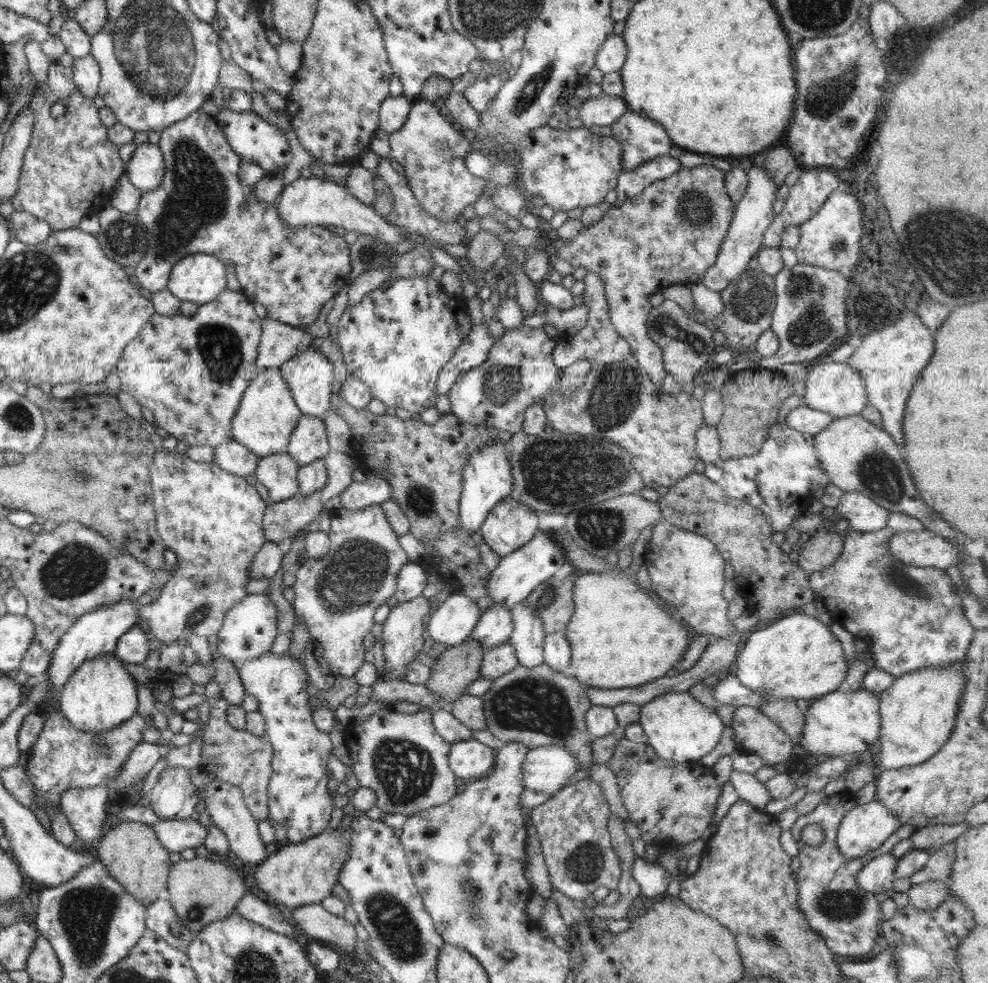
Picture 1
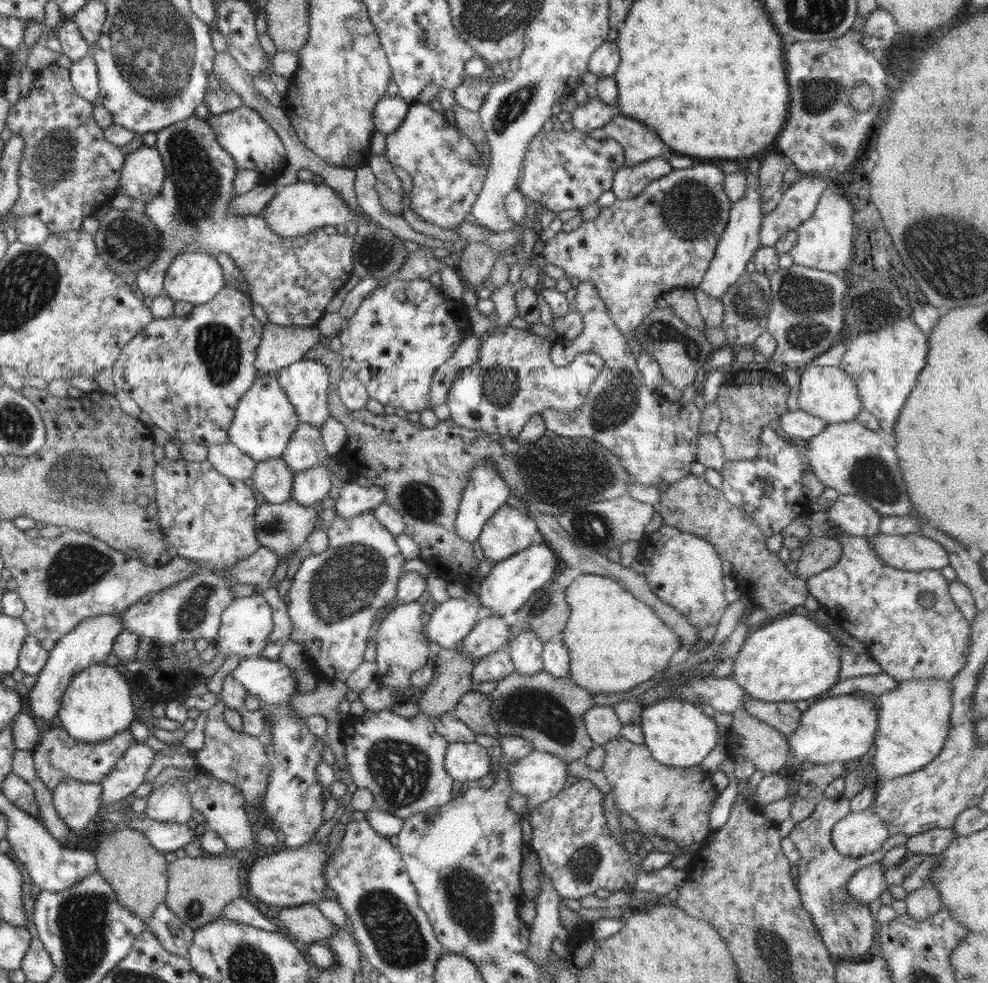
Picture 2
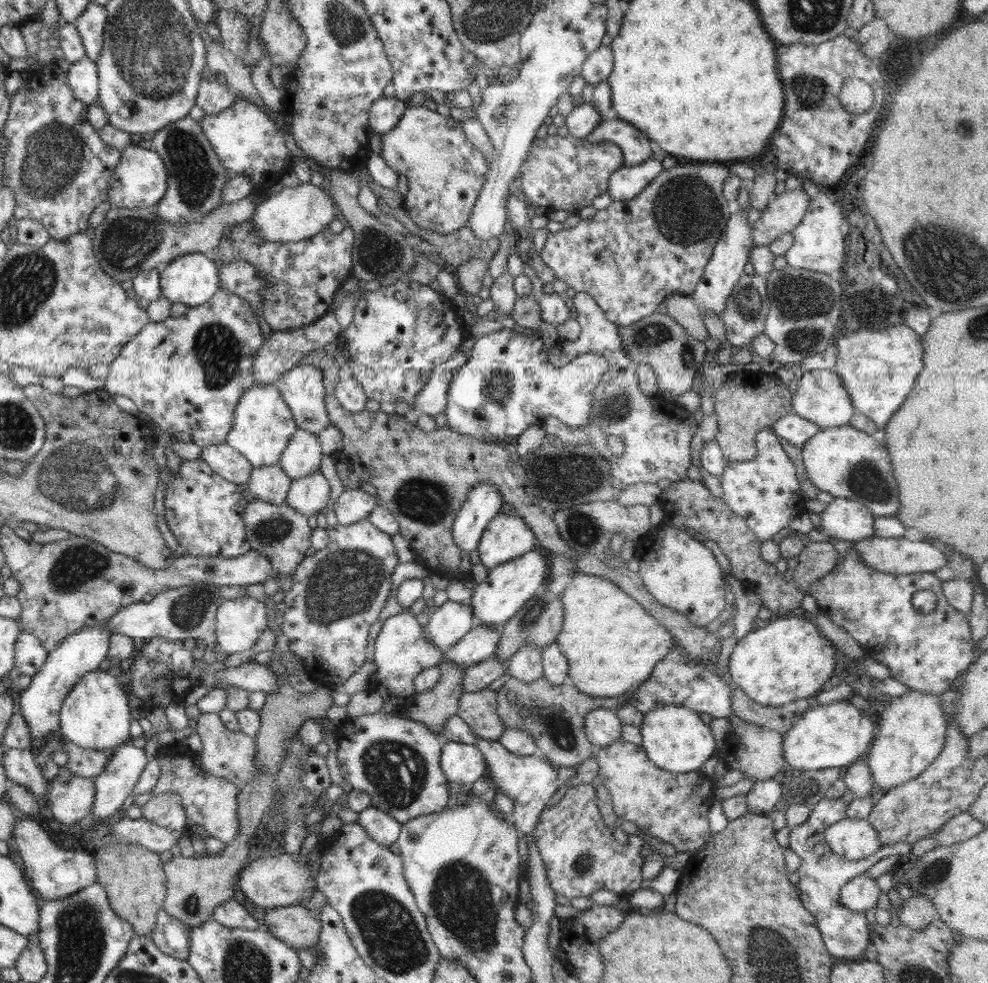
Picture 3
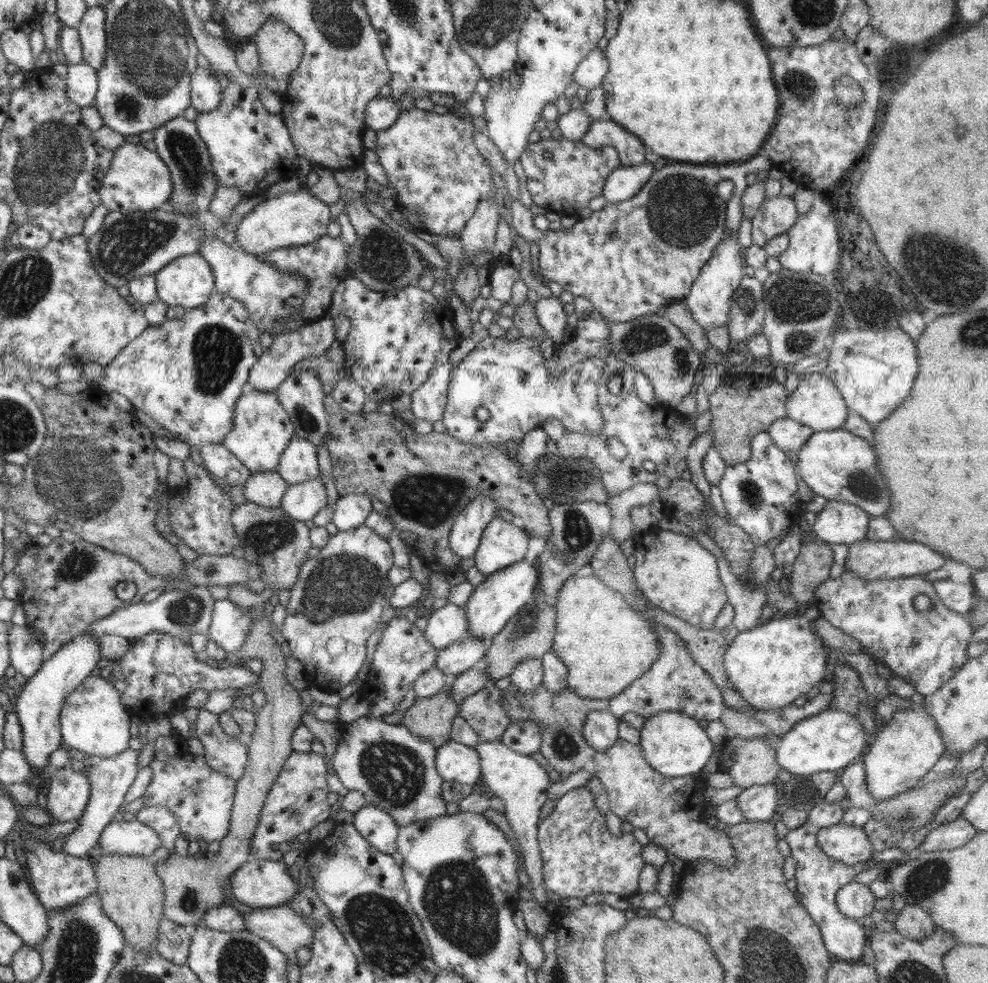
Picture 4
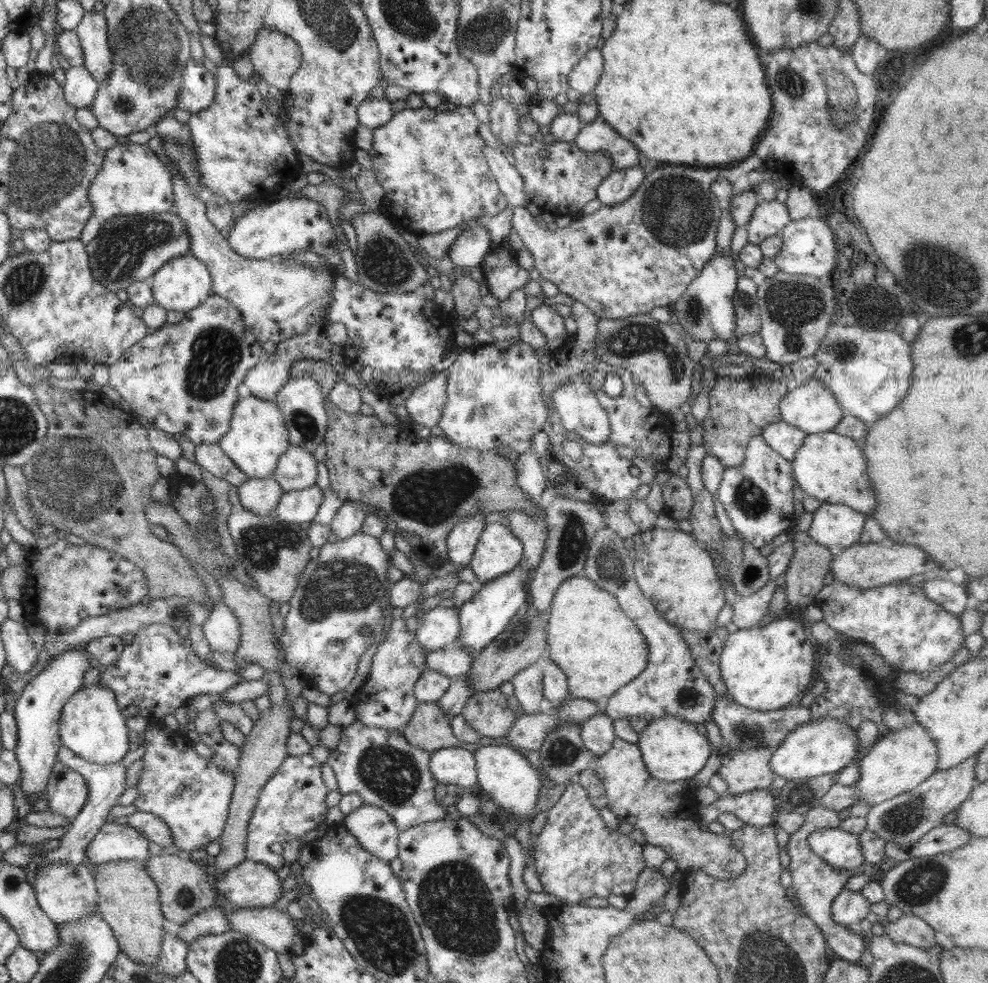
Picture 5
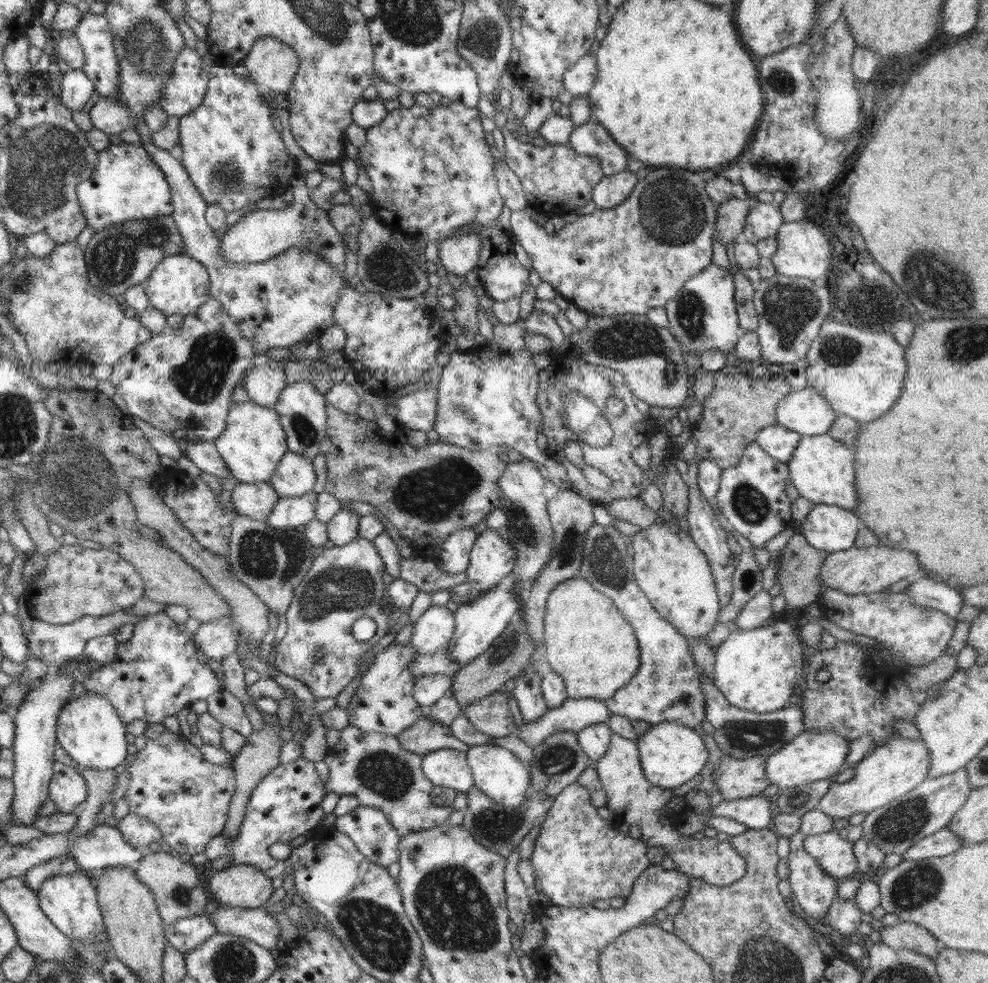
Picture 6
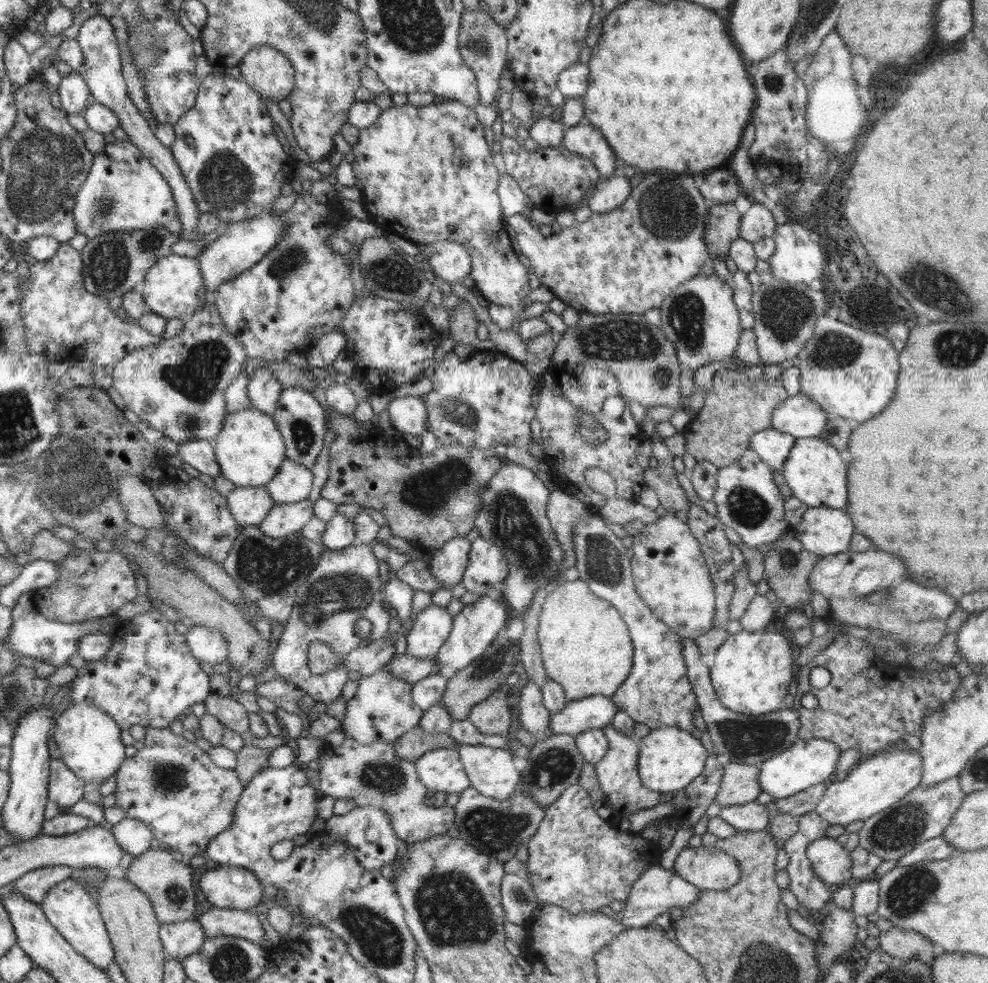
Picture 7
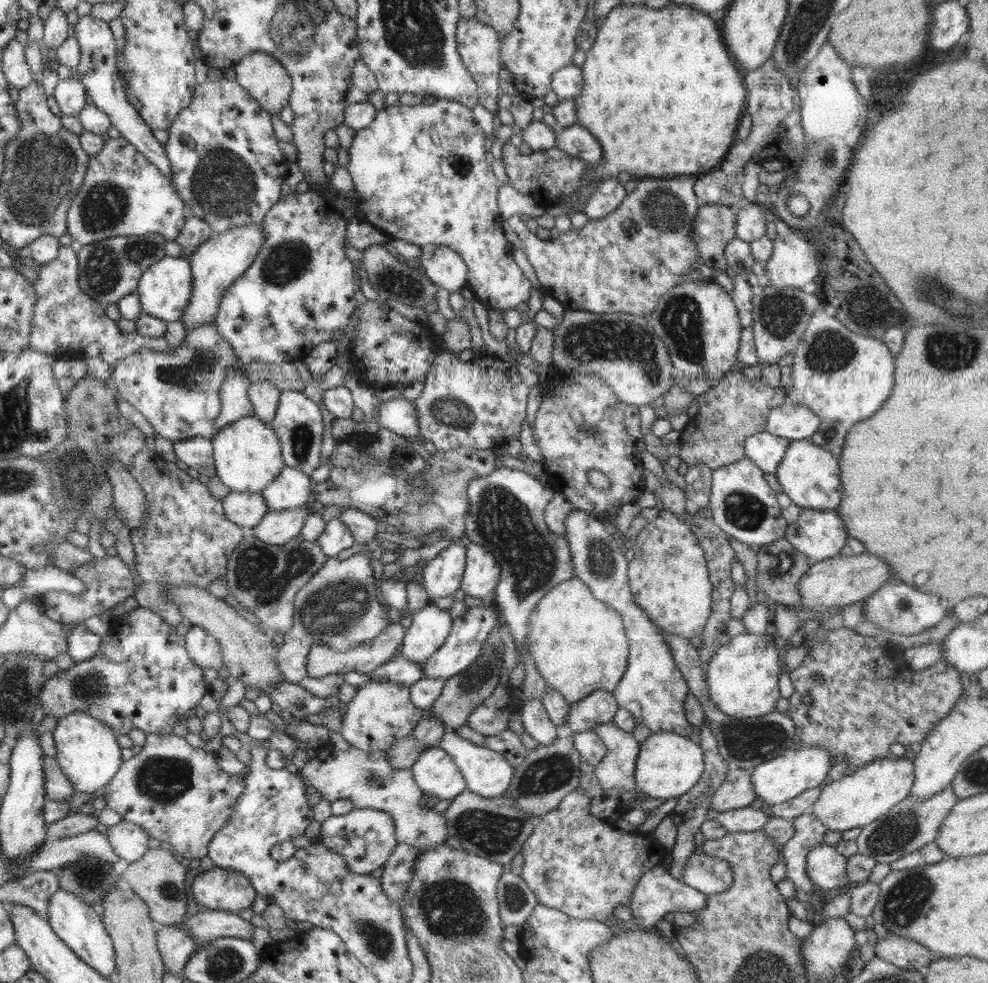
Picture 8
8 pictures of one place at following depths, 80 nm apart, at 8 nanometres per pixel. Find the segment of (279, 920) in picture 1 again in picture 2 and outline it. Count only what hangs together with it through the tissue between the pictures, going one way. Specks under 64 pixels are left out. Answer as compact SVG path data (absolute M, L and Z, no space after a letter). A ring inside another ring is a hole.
M243 896L232 900L224 912L222 917L228 920L235 920L236 923L246 924L250 927L261 929L268 933L275 933L278 930L278 922L274 919L268 919L268 917L260 913L260 909L255 908L251 904L251 900Z

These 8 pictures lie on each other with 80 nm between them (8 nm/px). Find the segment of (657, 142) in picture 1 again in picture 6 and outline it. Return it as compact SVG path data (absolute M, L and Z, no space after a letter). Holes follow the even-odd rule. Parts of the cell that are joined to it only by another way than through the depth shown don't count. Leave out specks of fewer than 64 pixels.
M596 119L576 125L567 144L578 154L593 156L600 161L604 177L625 170L629 154L610 136Z

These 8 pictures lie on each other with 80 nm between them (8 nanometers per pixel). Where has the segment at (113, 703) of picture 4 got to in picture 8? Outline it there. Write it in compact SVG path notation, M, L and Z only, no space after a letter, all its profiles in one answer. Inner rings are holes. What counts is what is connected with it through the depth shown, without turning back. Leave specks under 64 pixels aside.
M71 712L60 718L52 732L59 767L78 792L94 793L105 787L123 764L116 734L105 722L85 712Z

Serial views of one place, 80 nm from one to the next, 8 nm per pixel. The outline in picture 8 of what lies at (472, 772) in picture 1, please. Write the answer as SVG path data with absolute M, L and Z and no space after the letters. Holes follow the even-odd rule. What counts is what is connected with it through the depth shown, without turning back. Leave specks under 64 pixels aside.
M437 746L424 749L411 771L423 794L436 796L439 800L454 800L467 788L466 781L451 756Z

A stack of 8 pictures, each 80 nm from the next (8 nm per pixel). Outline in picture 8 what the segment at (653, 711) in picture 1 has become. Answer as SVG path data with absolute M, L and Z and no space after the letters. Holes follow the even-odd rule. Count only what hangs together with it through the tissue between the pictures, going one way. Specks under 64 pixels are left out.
M658 732L639 743L634 778L637 789L645 796L667 801L686 794L700 780L704 769L703 750L698 743L675 732Z

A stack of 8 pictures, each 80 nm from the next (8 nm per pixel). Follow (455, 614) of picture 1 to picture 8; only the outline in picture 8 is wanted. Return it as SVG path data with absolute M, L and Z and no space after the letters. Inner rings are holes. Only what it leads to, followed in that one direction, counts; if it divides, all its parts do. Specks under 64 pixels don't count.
M434 604L413 612L406 621L402 655L414 663L424 663L444 644L453 625L449 613Z

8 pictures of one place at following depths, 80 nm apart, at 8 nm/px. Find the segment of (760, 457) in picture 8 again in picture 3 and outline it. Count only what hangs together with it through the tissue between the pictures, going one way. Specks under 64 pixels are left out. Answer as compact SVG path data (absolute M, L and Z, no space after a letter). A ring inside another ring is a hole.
M791 412L782 416L770 428L778 438L784 438L794 447L803 447L809 438L822 430L818 425Z

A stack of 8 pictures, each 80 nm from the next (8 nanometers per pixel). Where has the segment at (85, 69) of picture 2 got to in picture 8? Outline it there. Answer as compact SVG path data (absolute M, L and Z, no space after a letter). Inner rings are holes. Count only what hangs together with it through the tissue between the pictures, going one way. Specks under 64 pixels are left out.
M77 76L71 79L60 79L54 91L54 98L62 115L78 116L86 107L86 89Z

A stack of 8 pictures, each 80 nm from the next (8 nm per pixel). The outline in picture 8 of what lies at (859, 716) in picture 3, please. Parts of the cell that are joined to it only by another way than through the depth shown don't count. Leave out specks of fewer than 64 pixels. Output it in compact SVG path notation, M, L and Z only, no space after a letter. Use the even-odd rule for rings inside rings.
M817 746L789 748L780 756L756 765L751 771L755 795L762 798L765 806L774 806L792 800L805 790L827 782L828 772L832 767L830 761L828 751Z

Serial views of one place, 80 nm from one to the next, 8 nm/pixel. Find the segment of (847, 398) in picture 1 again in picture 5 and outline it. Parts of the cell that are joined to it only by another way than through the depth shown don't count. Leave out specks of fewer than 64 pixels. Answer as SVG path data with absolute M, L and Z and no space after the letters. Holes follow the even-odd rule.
M817 377L804 385L790 385L780 402L780 413L786 424L807 434L832 431L846 414Z

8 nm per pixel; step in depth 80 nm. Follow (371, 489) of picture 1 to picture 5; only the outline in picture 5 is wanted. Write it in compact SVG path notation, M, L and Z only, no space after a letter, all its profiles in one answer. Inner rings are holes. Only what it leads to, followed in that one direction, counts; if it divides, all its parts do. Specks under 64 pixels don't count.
M346 500L337 510L332 524L329 528L336 535L337 539L348 539L362 529L362 524L366 520L366 513L362 509L359 500Z

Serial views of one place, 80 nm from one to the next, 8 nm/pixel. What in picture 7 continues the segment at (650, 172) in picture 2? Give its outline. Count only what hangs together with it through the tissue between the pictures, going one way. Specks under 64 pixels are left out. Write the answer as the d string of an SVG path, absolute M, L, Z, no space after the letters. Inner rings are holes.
M620 172L607 177L607 180L596 184L592 196L588 201L590 210L604 214L618 208L632 192L630 179Z

